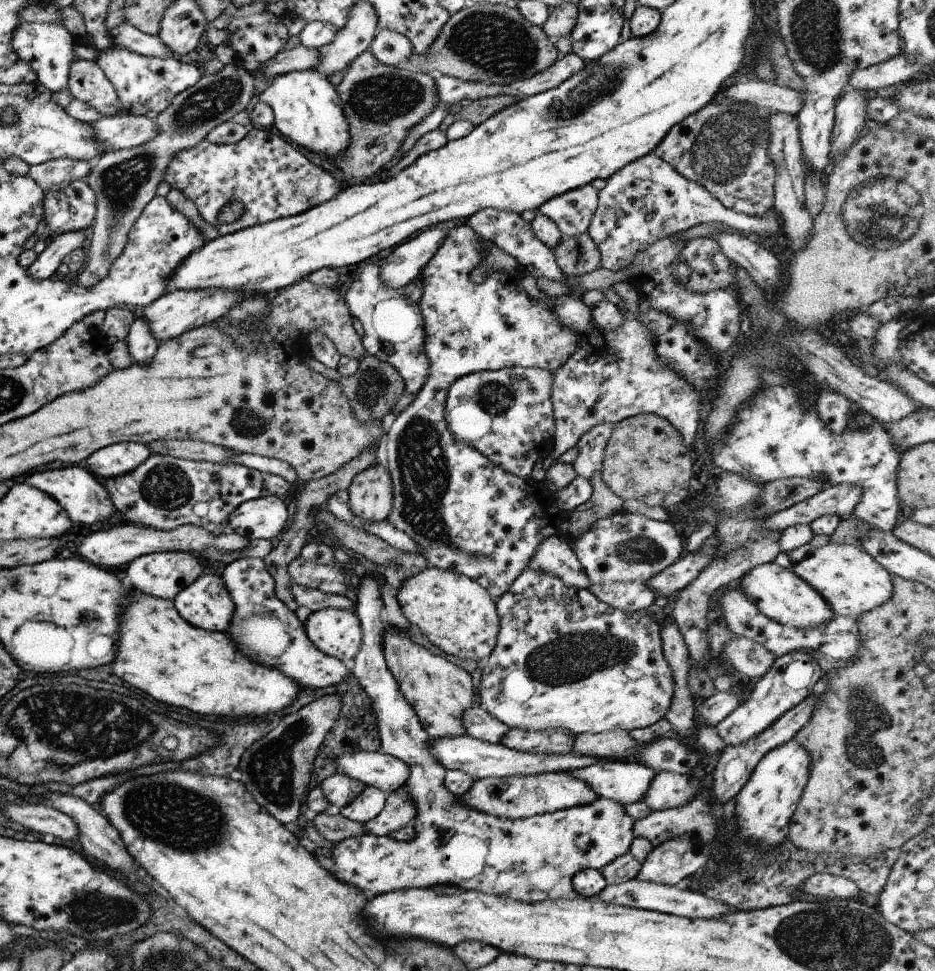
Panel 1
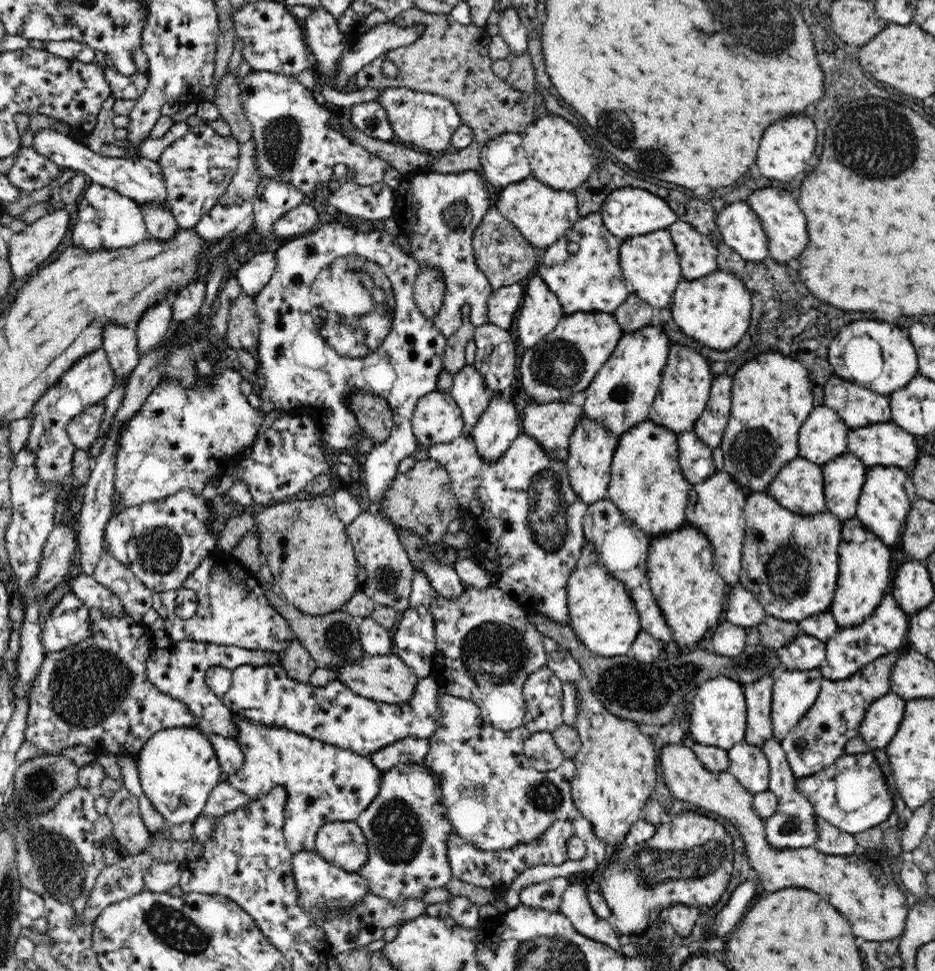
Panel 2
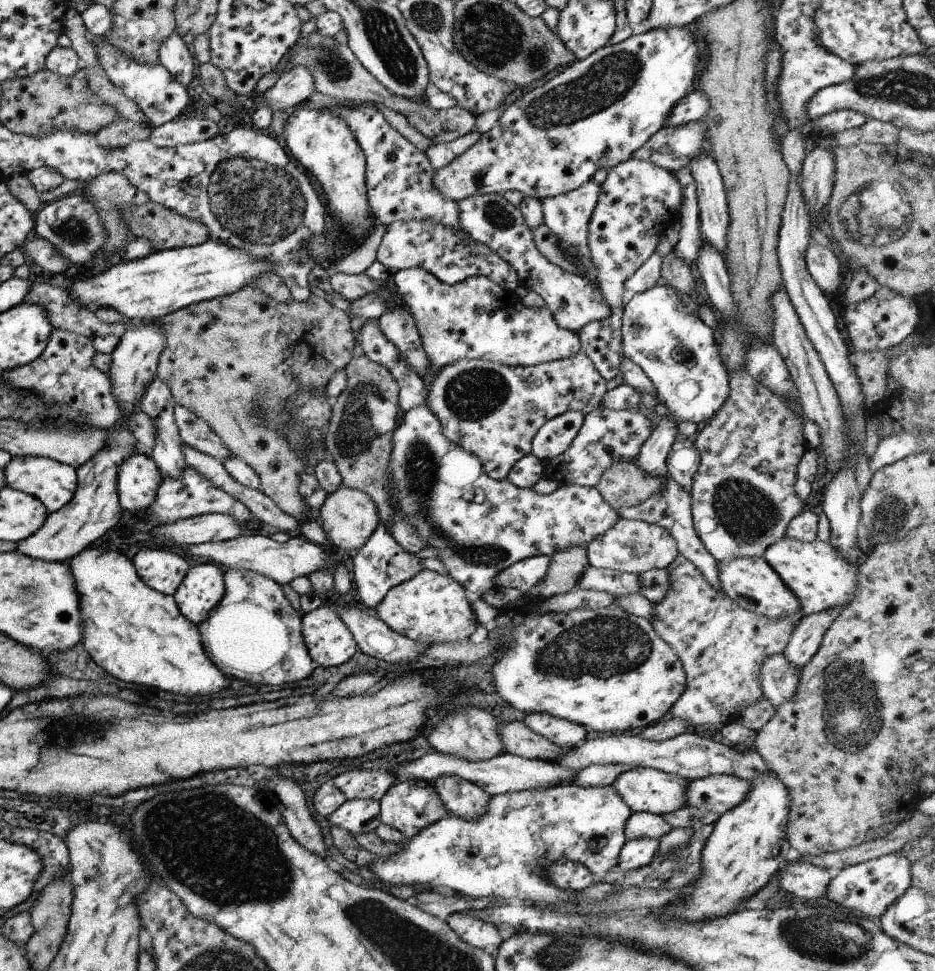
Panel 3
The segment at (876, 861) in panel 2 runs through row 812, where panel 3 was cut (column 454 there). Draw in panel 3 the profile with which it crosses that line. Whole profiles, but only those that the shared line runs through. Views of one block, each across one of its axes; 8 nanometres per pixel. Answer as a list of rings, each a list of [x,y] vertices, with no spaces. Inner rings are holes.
[[[466,706],[465,712],[448,715],[428,735],[431,750],[468,761],[484,761],[504,752],[498,726],[491,714],[484,710]]]

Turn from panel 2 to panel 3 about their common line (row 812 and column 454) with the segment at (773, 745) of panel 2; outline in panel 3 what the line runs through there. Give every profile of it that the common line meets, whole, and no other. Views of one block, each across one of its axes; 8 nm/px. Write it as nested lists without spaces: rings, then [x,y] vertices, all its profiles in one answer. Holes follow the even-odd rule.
[[[443,775],[431,783],[449,814],[457,818],[470,821],[483,815],[488,808],[490,795],[471,781],[457,775]]]

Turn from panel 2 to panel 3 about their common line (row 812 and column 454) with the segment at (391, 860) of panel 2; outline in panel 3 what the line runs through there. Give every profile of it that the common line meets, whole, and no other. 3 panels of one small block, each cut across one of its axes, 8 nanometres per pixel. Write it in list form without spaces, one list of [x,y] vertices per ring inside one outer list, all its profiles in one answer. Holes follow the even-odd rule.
[[[581,352],[566,359],[528,367],[462,358],[441,367],[437,375],[432,376],[426,391],[426,405],[439,421],[441,434],[451,444],[474,454],[481,462],[484,473],[500,481],[506,478],[517,460],[530,453],[531,439],[544,422],[565,411],[579,411],[586,415],[592,410],[603,409],[601,401],[610,386]]]

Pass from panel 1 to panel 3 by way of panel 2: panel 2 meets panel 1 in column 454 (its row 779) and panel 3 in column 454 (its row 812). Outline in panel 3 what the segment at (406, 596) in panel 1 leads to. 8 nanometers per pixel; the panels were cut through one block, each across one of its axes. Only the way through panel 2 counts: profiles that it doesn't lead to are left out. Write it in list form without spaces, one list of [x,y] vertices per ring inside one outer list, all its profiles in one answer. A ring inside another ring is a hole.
[[[421,569],[413,578],[401,581],[398,585],[390,588],[381,600],[372,608],[373,615],[383,621],[383,624],[393,632],[403,635],[425,644],[448,643],[467,639],[475,632],[477,624],[473,611],[470,607],[470,600],[464,593],[464,588],[451,577],[440,575],[429,569]]]

